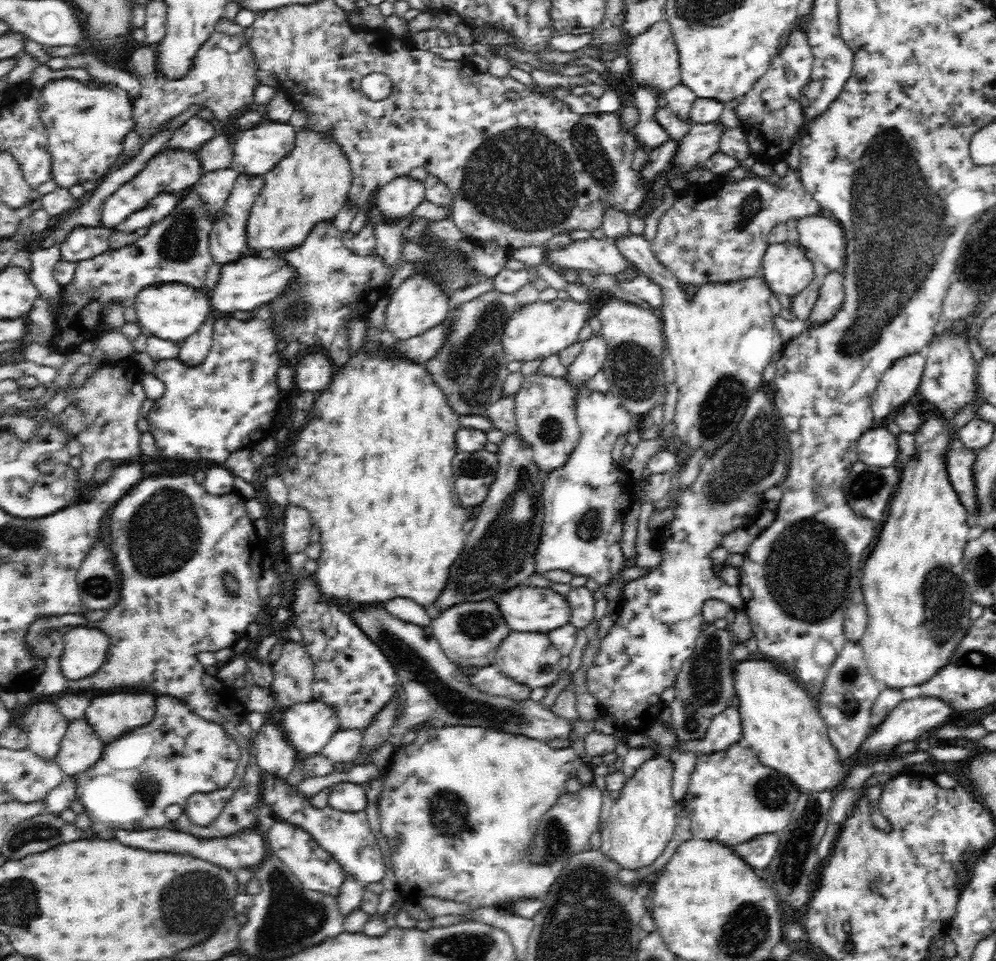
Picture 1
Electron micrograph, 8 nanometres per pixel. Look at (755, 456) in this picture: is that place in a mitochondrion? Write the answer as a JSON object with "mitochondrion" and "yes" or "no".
{"mitochondrion":"yes"}

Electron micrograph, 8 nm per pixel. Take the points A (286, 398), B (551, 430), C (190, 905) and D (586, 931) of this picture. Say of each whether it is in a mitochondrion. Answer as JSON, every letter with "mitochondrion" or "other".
{"A":"other","B":"mitochondrion","C":"mitochondrion","D":"mitochondrion"}

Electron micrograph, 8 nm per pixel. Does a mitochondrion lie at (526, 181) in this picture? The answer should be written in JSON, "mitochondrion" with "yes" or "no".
{"mitochondrion":"yes"}

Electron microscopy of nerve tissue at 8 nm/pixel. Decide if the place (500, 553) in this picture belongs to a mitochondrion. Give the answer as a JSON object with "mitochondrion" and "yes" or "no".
{"mitochondrion":"yes"}

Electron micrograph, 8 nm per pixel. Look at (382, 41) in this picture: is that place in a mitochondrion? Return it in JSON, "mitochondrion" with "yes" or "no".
{"mitochondrion":"no"}

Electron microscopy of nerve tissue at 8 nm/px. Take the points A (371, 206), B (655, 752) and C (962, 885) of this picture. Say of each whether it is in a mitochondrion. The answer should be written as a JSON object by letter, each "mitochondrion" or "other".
{"A":"other","B":"other","C":"other"}

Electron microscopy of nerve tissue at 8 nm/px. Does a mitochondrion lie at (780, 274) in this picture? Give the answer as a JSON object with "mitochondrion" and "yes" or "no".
{"mitochondrion":"no"}

